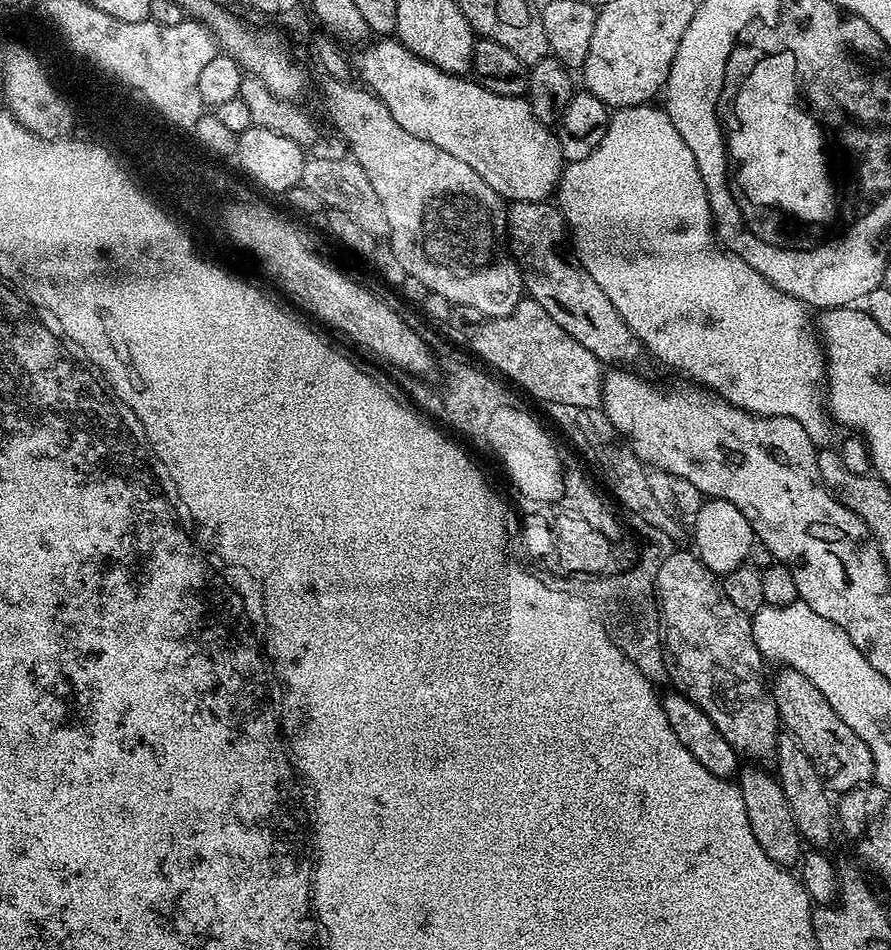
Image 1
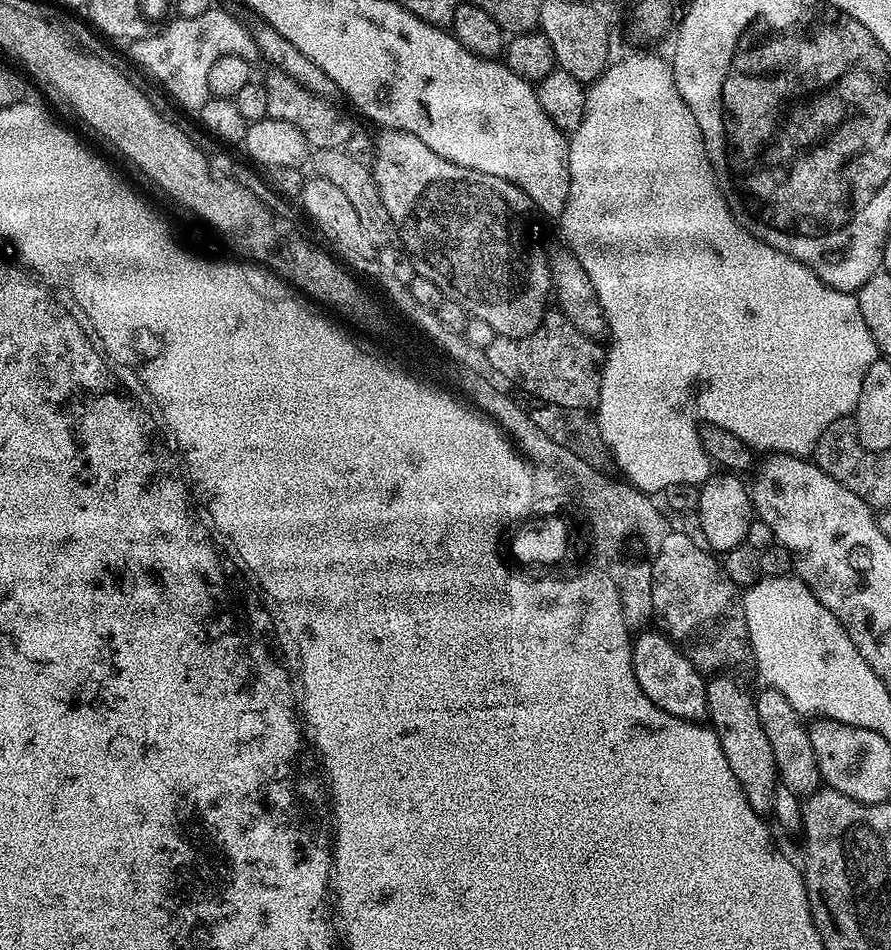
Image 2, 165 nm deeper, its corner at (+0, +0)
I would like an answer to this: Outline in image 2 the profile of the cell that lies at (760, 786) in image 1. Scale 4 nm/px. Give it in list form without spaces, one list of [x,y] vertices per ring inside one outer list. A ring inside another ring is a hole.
[[[716,674],[713,680],[707,681],[706,702],[708,703],[707,723],[712,734],[720,744],[720,755],[728,764],[730,775],[736,780],[737,789],[744,795],[744,802],[757,816],[767,817],[774,806],[774,794],[778,787],[774,750],[770,750],[770,741],[762,730],[762,722],[758,722],[758,710],[753,693],[747,692],[732,674]]]

